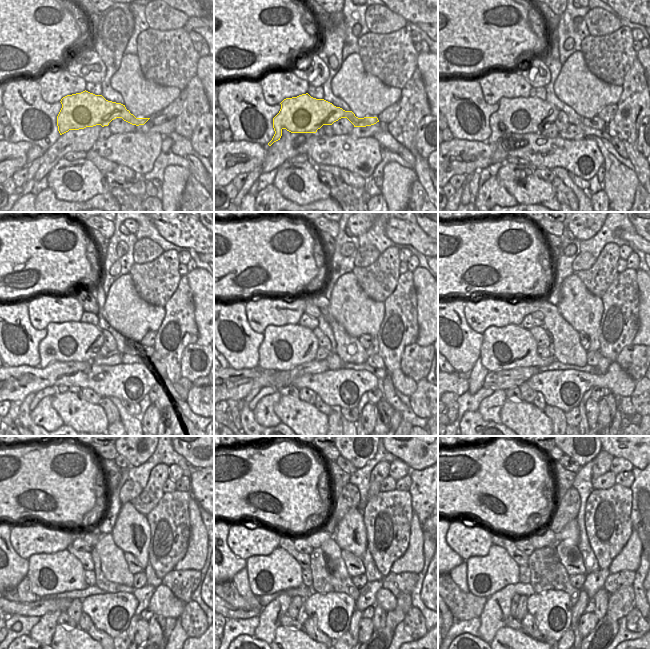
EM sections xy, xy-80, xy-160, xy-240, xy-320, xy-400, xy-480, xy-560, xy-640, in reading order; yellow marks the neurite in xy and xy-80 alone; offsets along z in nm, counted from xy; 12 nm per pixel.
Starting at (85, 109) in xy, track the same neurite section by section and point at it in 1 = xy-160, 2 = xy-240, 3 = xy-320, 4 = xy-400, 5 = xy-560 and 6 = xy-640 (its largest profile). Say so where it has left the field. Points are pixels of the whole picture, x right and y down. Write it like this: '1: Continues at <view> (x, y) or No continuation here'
1: Continues at xy-160 (521, 115)
2: Continues at xy-240 (70, 341)
3: Continues at xy-320 (284, 347)
4: Continues at xy-400 (503, 348)
5: Continues at xy-560 (268, 574)
6: Continues at xy-640 (487, 575)

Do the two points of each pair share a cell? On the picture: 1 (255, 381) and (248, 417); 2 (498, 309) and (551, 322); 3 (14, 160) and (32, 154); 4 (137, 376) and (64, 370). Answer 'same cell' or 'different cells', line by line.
1: different cells
2: same cell
3: different cells
4: same cell

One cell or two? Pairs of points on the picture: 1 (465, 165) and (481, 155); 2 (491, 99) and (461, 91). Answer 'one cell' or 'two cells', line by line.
1: one cell
2: two cells

